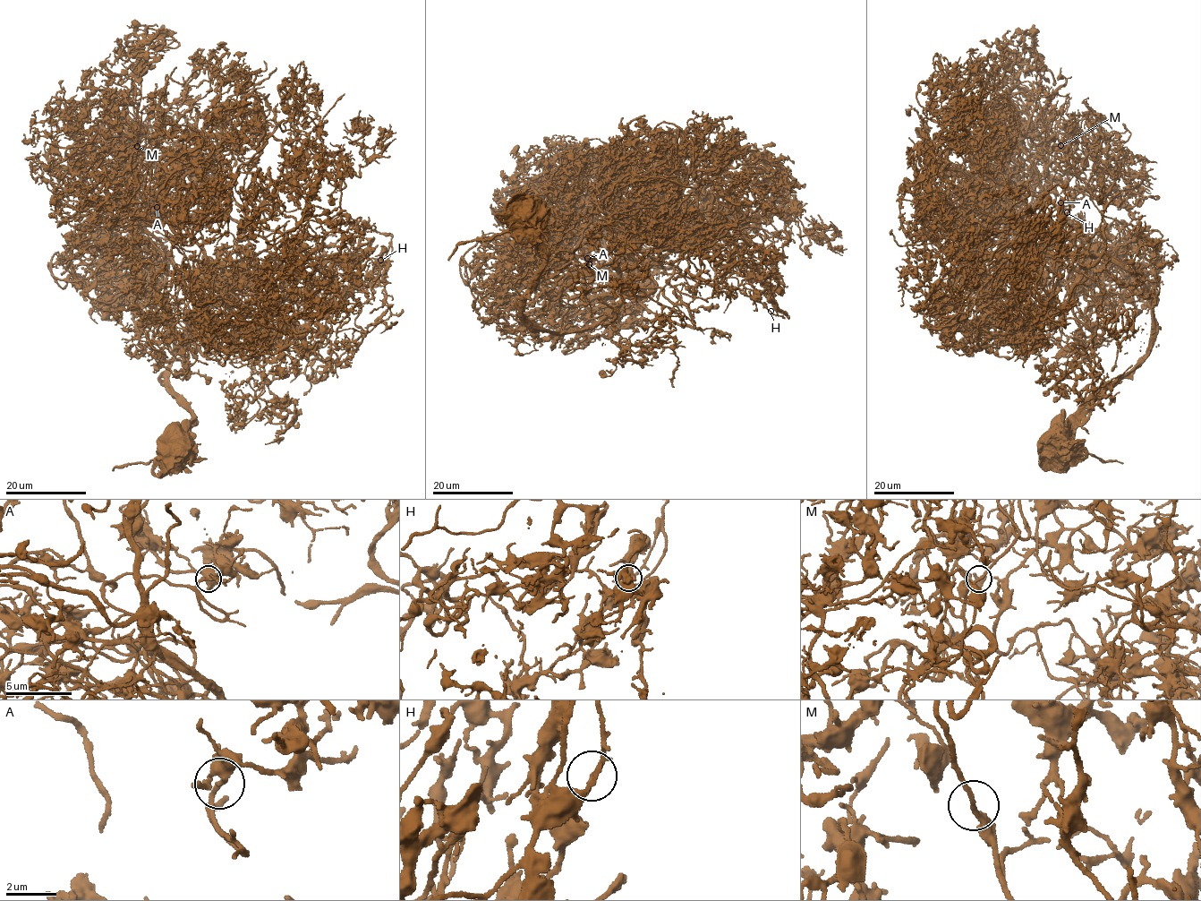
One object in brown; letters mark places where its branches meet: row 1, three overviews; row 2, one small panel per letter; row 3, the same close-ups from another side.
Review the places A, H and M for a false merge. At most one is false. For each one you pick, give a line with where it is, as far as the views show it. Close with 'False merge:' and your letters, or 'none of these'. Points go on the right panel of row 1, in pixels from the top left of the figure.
H: (1067, 212)
False merge: H

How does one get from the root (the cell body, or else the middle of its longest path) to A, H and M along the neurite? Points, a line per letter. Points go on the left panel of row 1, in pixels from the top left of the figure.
A: (166, 452), (194, 416), (167, 380), (179, 338), (231, 285), (209, 300), (125, 211), (157, 206)
H: (166, 452), (194, 416), (167, 380), (179, 338), (225, 286), (250, 327), (310, 253), (351, 286), (381, 261)
M: (166, 452), (194, 416), (167, 380), (179, 338), (231, 285), (209, 300), (125, 211), (113, 180), (138, 147)

